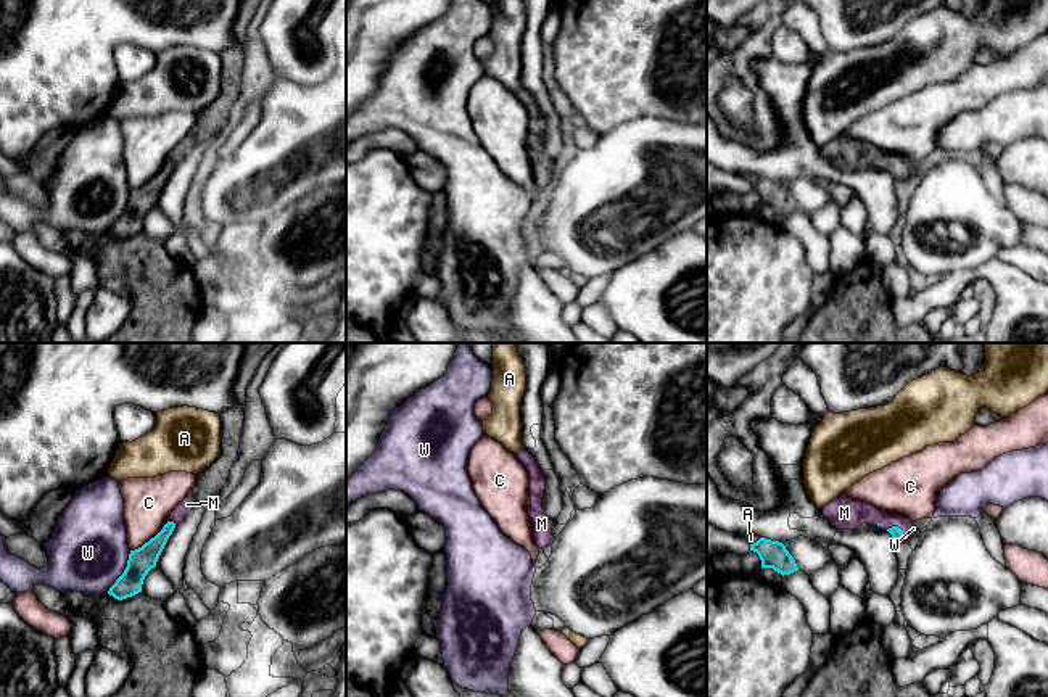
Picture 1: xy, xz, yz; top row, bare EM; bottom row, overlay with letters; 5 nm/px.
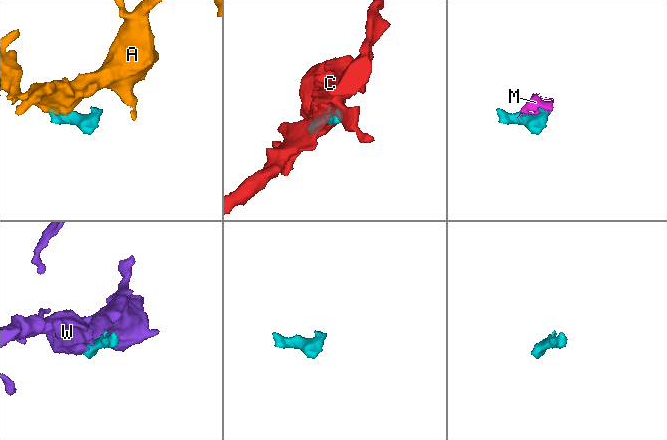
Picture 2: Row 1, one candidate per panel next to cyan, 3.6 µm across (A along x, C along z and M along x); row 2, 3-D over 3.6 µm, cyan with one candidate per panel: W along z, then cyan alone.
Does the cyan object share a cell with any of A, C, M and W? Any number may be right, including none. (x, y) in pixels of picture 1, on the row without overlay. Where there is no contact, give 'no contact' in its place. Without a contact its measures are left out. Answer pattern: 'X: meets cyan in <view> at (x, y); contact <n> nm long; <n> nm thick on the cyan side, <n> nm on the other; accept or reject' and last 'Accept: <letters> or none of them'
A: meets cyan in yz at (757, 181); contact 70 nm long; 140 nm thick on the cyan side, 40 nm on the other; reject
C: meets cyan in xy at (150, 179); contact 240 nm long; 130 nm thick on the cyan side, 240 nm on the other; reject
M: meets cyan in yz at (897, 166); contact 100 nm long; 60 nm thick on the cyan side, 160 nm on the other; accept
W: meets cyan in xy at (124, 211); contact 240 nm long; 130 nm thick on the cyan side, 400 nm on the other; reject
Accept: M

